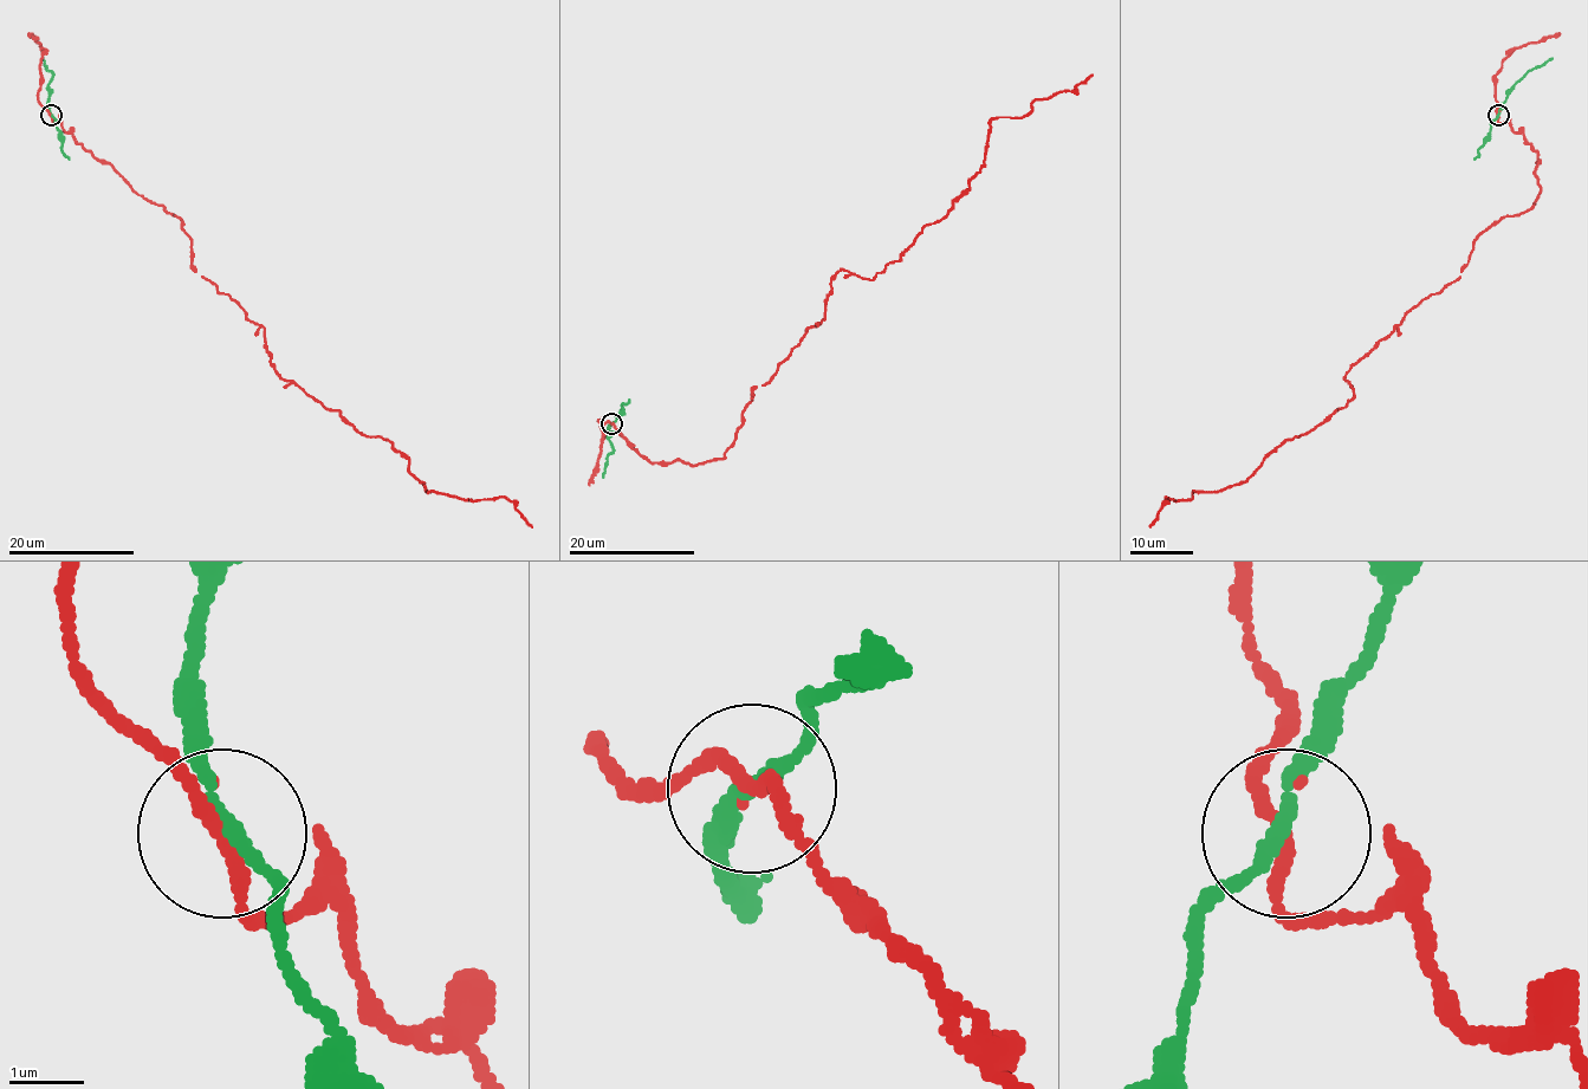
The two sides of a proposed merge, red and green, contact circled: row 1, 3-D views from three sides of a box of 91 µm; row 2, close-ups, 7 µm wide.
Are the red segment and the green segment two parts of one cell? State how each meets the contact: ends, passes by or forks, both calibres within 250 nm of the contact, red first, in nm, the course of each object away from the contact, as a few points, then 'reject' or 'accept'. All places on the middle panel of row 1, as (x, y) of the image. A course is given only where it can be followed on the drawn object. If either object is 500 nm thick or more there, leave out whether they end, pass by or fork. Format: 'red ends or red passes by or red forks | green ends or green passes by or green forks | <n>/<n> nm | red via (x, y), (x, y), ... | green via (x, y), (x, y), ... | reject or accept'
red passes by | green passes by | 180/180 nm | red via (610, 425), (652, 462), (723, 459), (830, 280), (939, 222), (990, 123), (1091, 76) | green via (610, 425), (613, 451), (603, 478) | accept

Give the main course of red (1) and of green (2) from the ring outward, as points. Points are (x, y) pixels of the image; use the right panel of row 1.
1: (1499, 116), (1537, 154), (1534, 203), (1355, 363), (1340, 409), (1245, 481), (1166, 498), (1151, 527)
2: (1499, 116), (1507, 92), (1525, 73), (1553, 57)

